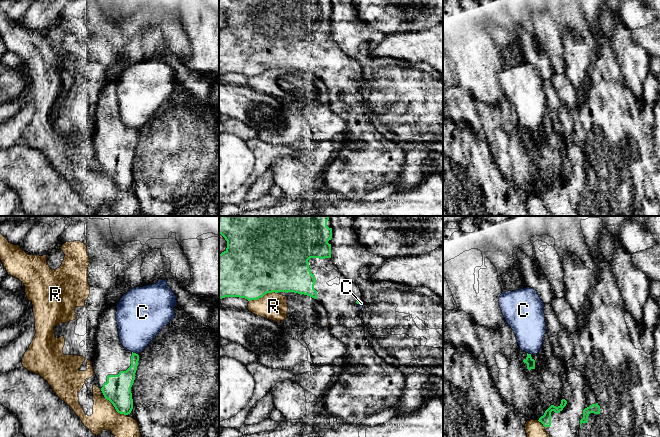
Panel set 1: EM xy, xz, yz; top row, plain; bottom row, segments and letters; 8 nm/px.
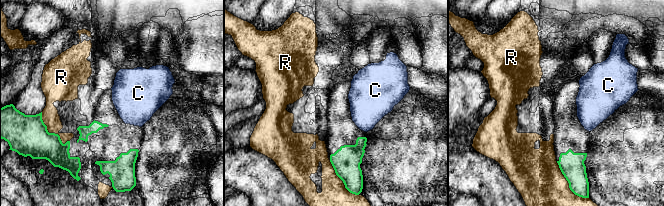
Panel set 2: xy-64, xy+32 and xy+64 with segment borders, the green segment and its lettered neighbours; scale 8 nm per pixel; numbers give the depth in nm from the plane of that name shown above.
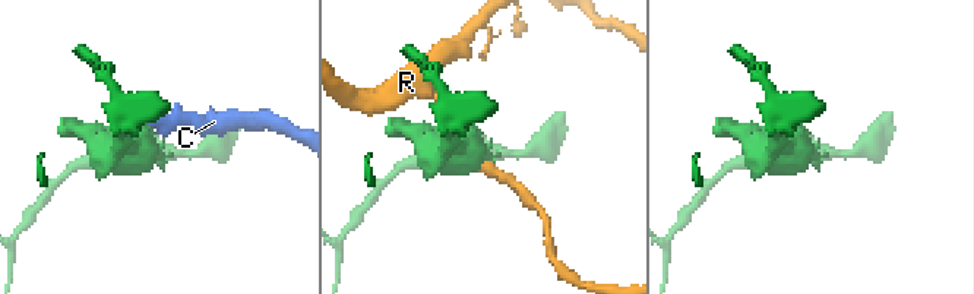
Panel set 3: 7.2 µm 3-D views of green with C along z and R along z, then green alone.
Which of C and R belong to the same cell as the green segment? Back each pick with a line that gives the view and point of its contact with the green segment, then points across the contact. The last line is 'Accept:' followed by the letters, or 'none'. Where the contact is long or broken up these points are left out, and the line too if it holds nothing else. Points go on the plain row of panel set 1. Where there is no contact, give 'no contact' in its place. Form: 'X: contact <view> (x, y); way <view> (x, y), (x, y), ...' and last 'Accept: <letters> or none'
Accept: none

